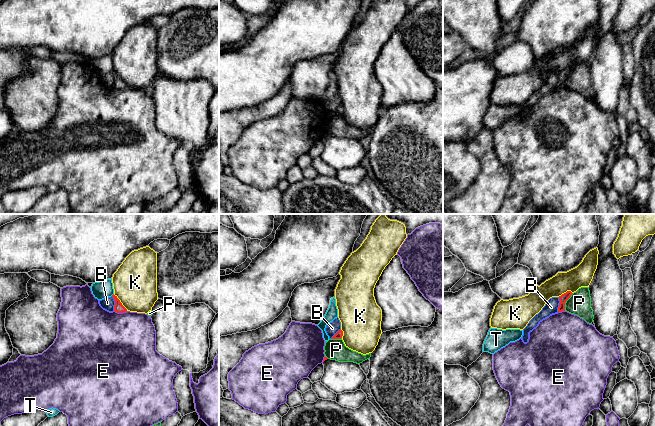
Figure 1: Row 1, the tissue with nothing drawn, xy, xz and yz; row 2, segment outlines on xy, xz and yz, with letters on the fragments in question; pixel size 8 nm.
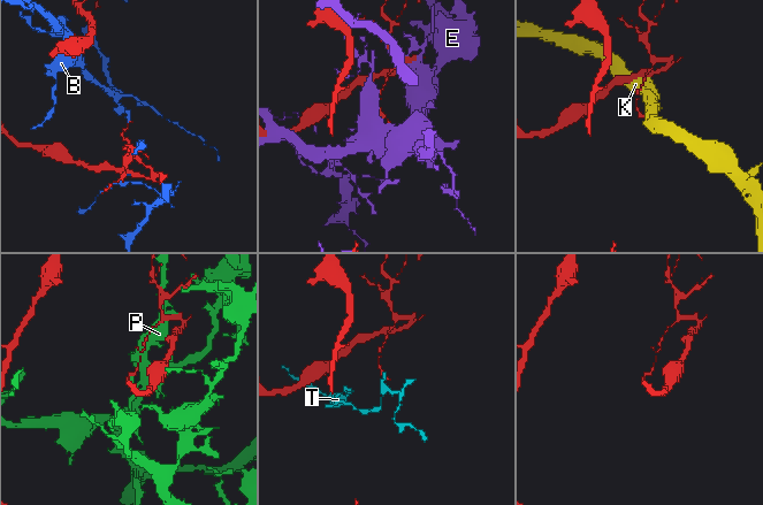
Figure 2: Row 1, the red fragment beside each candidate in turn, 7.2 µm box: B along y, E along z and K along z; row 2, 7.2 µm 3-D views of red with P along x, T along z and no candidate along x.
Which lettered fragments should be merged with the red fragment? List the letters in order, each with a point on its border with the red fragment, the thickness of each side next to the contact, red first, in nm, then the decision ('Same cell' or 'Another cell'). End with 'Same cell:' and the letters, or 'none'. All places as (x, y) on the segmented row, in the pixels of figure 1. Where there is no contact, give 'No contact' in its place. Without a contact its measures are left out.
B: Touches red at xy (115, 303). Thickness 80 nm (red) against 100 nm. Another cell
E: Touches red at xy (120, 312). Thickness 80 nm (red) against 500 nm. Another cell
K: Touches red at xy (120, 302). Thickness 80 nm (red) against 360 nm. Another cell
P: Touches red at yz (565, 302). Thickness 70 nm (red) against 180 nm. Another cell
T: No contact. Another cell
Same cell: none

